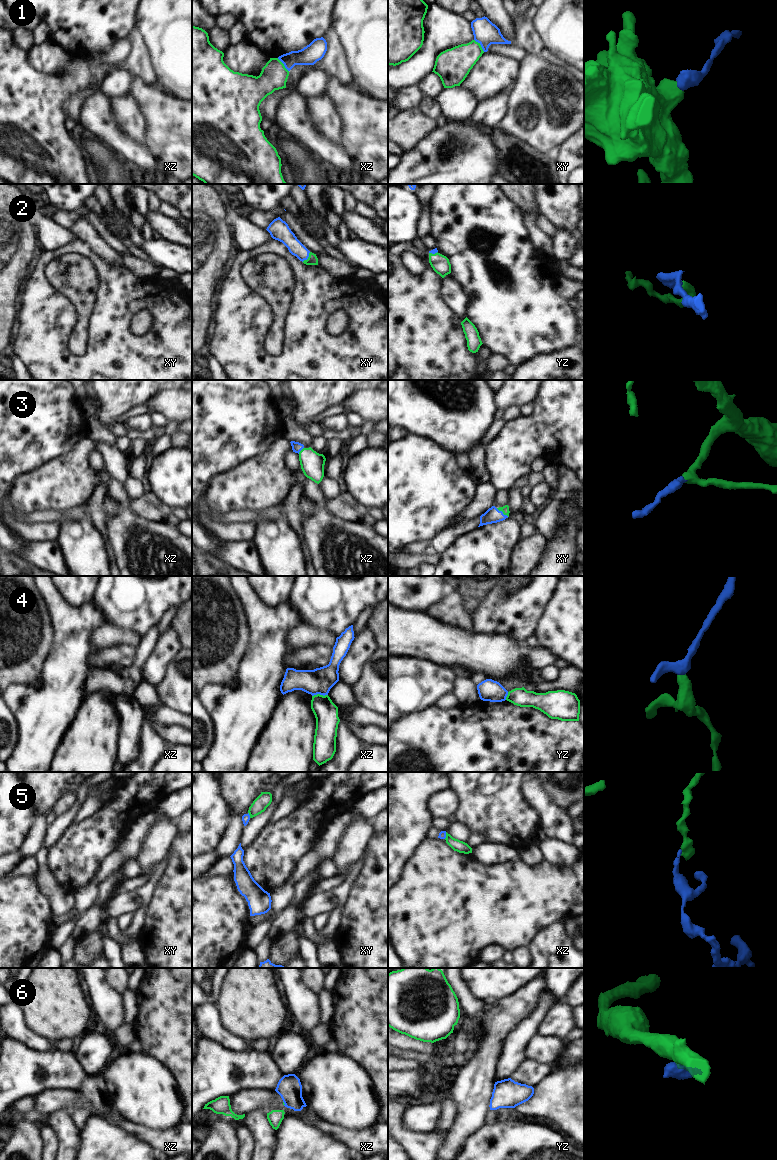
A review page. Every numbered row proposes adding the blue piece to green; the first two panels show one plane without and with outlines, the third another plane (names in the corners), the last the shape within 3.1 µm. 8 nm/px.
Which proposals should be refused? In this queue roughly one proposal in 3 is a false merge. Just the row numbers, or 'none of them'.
1, 4, 5

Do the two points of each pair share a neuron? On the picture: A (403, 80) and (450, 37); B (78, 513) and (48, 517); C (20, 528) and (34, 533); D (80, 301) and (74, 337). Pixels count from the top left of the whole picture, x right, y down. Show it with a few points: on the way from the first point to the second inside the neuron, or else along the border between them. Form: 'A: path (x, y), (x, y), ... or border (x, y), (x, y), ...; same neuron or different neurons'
A: path (415, 68), (438, 45); same neuron
B: path (71, 514), (55, 515); same neuron
C: path (23, 530), (31, 532); same neuron
D: path (82, 310), (81, 328); same neuron

